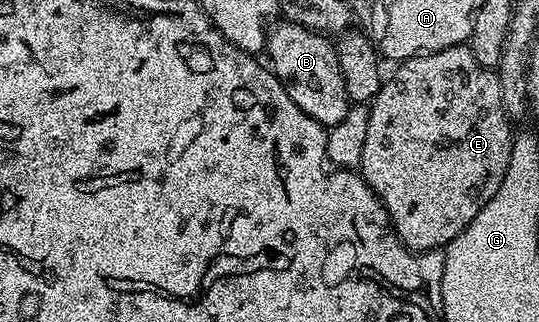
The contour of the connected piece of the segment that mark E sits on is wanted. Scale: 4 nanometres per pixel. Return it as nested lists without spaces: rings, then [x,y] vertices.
[[[467,45],[447,47],[441,51],[431,51],[429,55],[415,55],[412,59],[403,60],[400,67],[392,76],[385,78],[380,84],[380,91],[370,103],[370,126],[366,132],[366,145],[362,145],[362,157],[358,168],[363,175],[365,183],[372,188],[372,192],[382,201],[384,208],[388,210],[390,226],[396,236],[404,242],[409,251],[434,251],[447,247],[449,241],[458,237],[474,217],[494,197],[498,185],[502,185],[502,177],[508,168],[510,161],[510,149],[514,138],[514,130],[508,122],[510,116],[504,110],[502,86],[499,84],[497,72],[490,67],[478,65],[478,57],[474,57],[472,48]]]

